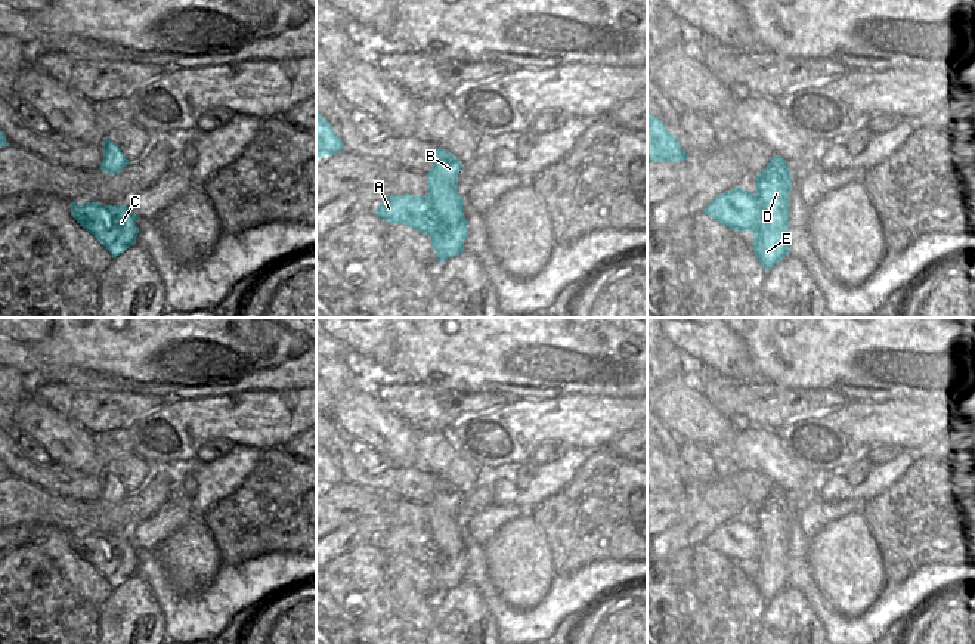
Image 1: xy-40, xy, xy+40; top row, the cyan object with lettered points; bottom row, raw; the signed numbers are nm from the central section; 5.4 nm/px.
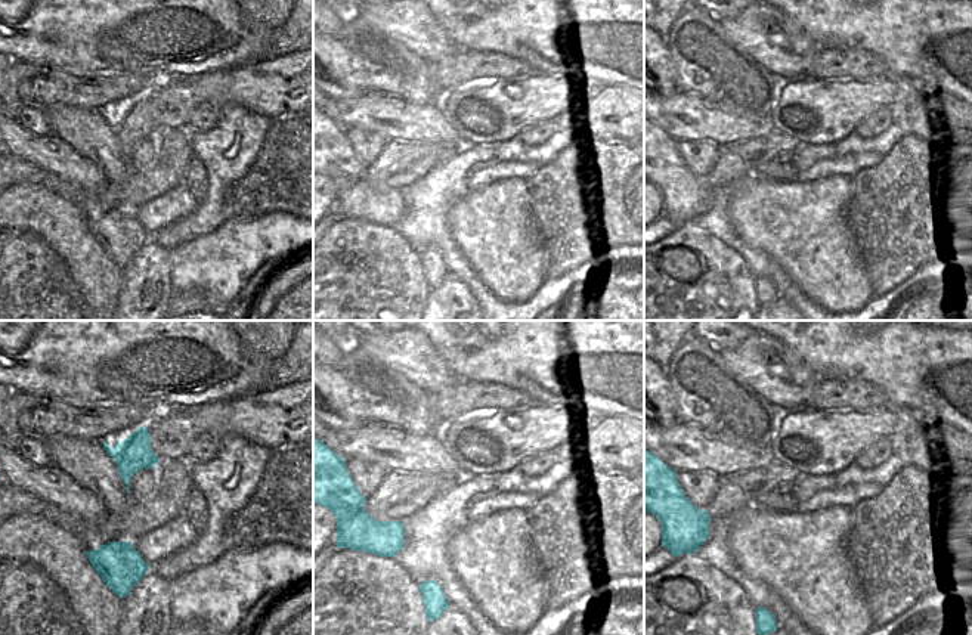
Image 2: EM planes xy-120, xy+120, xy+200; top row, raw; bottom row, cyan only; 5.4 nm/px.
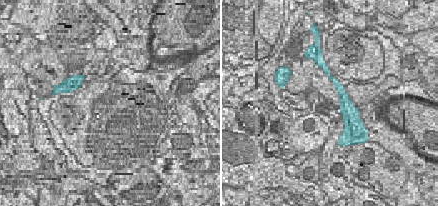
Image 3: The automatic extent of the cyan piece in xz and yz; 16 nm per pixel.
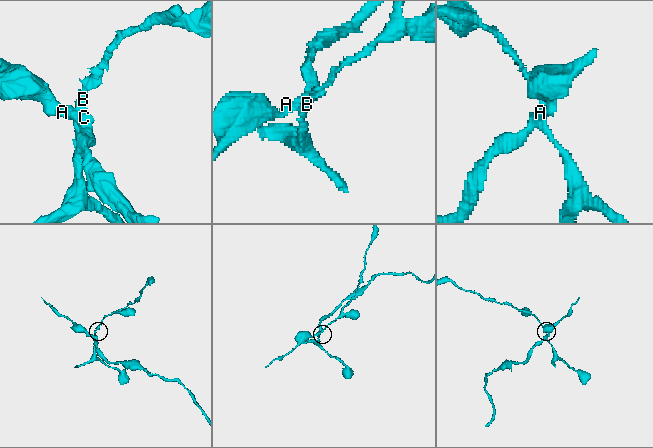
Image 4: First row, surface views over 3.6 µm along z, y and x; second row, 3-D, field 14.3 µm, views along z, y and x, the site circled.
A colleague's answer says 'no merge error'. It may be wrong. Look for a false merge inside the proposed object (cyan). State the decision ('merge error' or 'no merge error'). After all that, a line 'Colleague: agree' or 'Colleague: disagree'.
merge error
Colleague: disagree

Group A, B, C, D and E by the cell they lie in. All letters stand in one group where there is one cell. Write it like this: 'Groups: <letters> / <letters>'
Groups: A C / B D E

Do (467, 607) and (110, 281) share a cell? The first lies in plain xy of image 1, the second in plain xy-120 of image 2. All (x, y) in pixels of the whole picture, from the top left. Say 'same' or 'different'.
different

